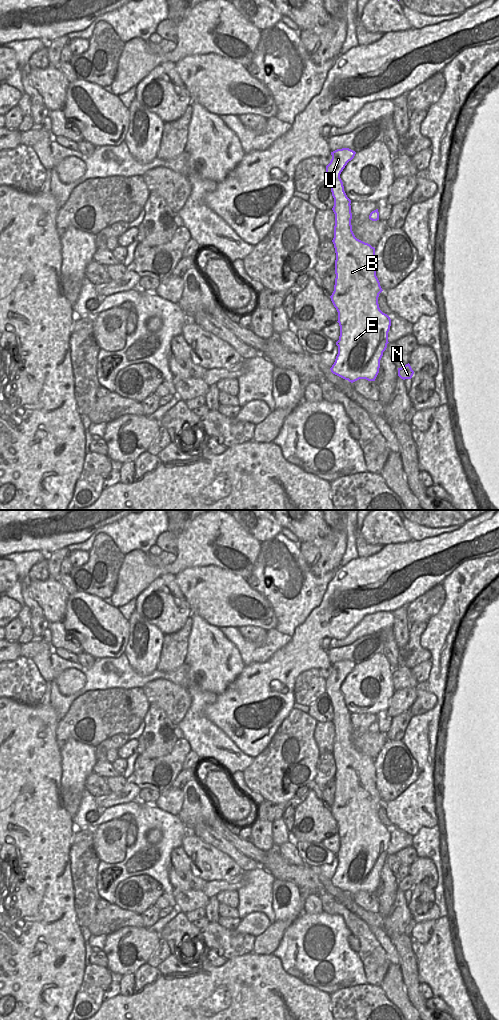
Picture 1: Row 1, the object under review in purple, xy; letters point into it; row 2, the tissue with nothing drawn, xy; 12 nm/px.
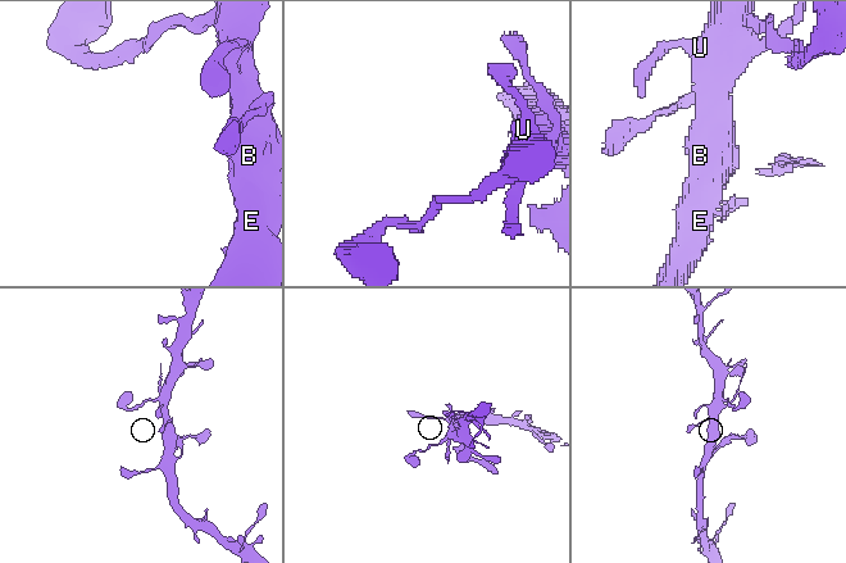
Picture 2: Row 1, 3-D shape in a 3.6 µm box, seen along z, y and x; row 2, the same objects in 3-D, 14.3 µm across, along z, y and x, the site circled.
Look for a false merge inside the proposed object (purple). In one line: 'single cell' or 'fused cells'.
single cell

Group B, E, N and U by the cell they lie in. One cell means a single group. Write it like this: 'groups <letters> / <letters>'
groups B E N U

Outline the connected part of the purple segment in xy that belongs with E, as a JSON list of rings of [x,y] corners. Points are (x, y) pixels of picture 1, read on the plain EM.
[[[349,660],[331,664],[332,671],[326,678],[326,693],[331,699],[334,710],[332,720],[335,726],[334,750],[336,765],[335,797],[330,808],[338,824],[340,838],[338,866],[330,880],[331,884],[353,895],[359,891],[375,893],[380,880],[380,872],[387,860],[390,829],[383,825],[378,816],[379,806],[383,803],[376,788],[375,760],[357,751],[352,743],[351,712],[347,709],[340,686],[356,664]]]

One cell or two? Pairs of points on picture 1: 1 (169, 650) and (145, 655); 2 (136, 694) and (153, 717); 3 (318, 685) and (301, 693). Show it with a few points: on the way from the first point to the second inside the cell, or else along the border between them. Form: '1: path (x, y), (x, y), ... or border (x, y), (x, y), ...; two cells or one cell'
1: border (164, 635), (158, 665), (155, 668); two cells
2: border (150, 704), (142, 720); two cells
3: path (314, 685), (310, 685), (305, 690); one cell

